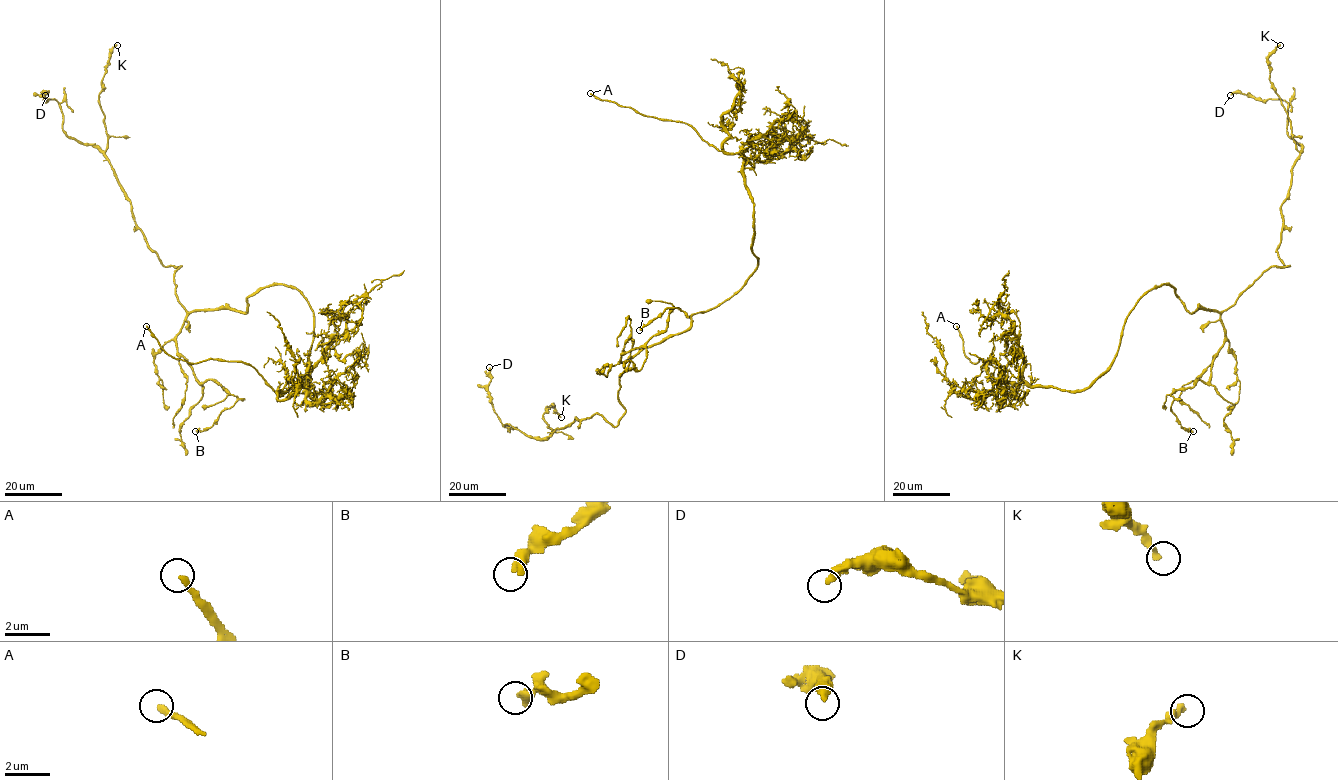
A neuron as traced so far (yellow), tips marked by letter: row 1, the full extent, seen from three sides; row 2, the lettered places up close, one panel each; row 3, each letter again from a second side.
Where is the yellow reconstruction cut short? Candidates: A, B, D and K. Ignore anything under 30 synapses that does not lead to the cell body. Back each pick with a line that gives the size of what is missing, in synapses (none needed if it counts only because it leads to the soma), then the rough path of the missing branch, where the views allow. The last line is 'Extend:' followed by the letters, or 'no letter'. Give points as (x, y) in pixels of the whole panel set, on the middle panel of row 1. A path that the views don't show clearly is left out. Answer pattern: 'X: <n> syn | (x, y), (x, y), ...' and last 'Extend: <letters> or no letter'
A: (590, 93), (567, 67), (560, 65), (547, 52)
Extend: A

